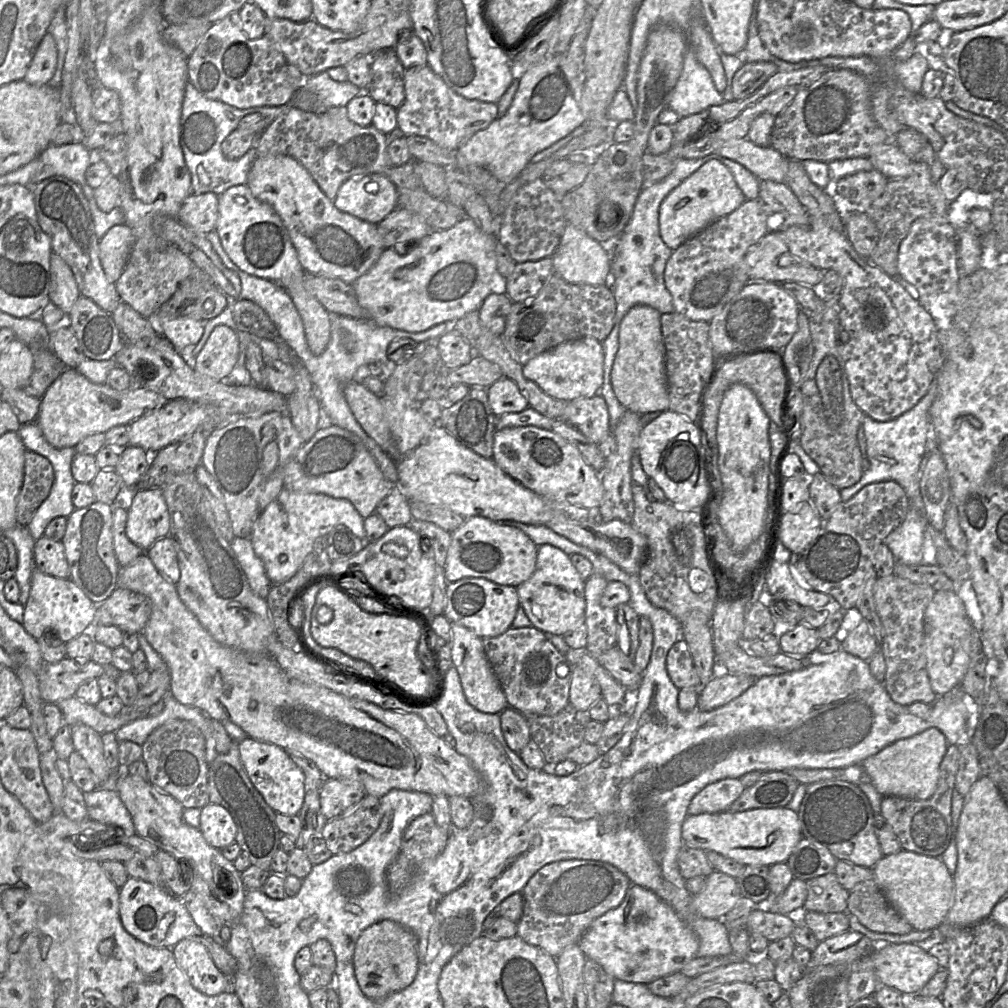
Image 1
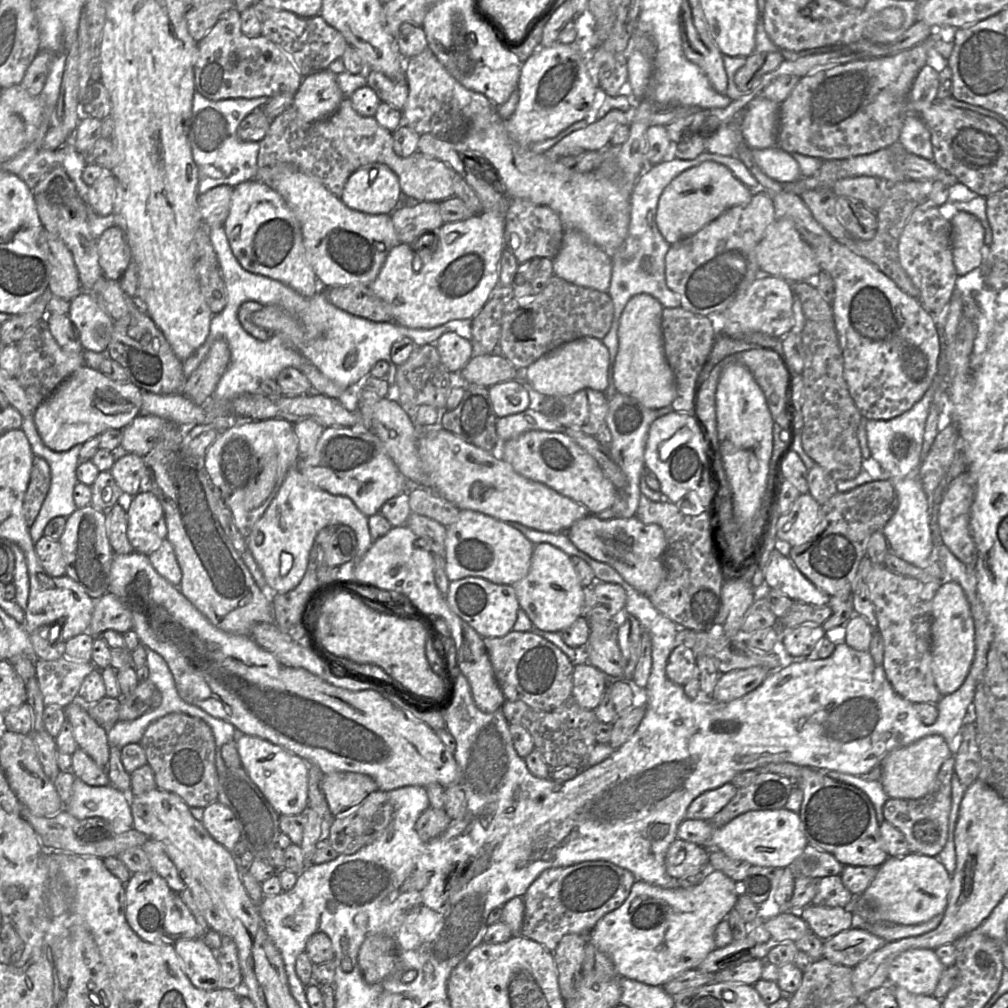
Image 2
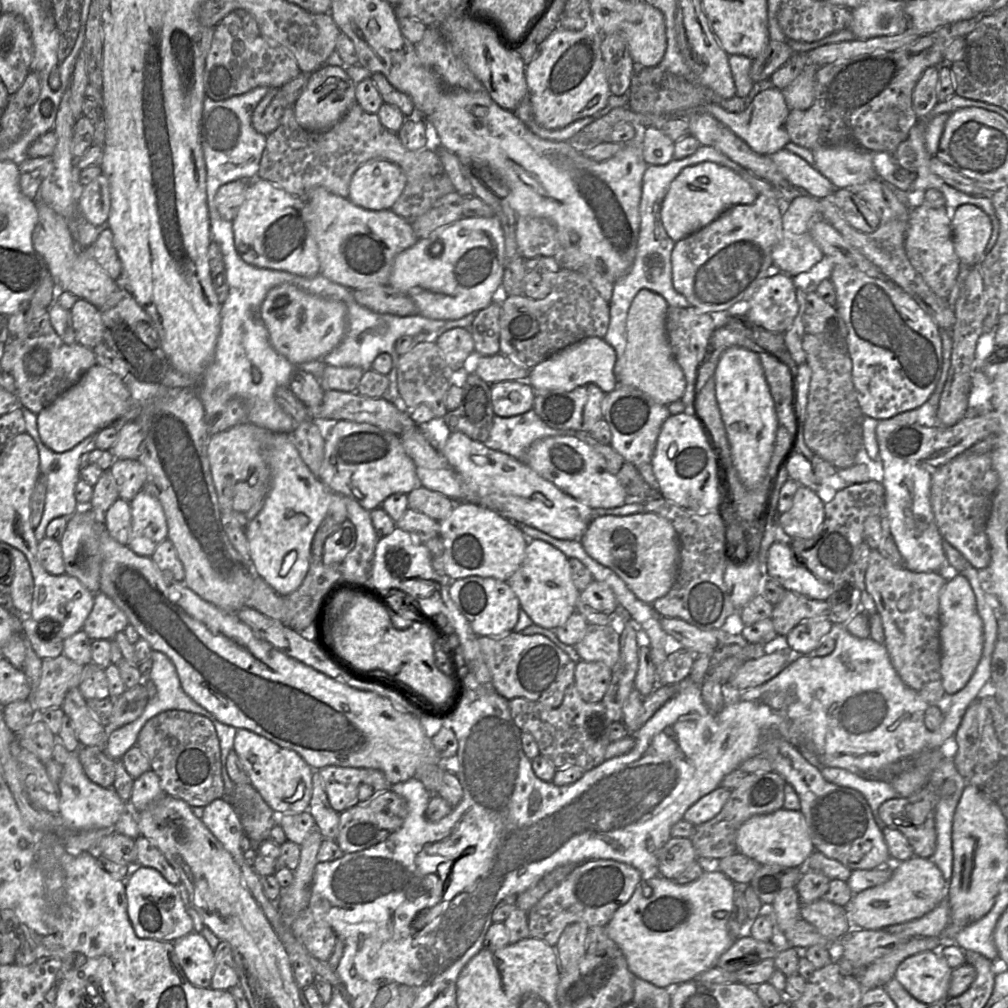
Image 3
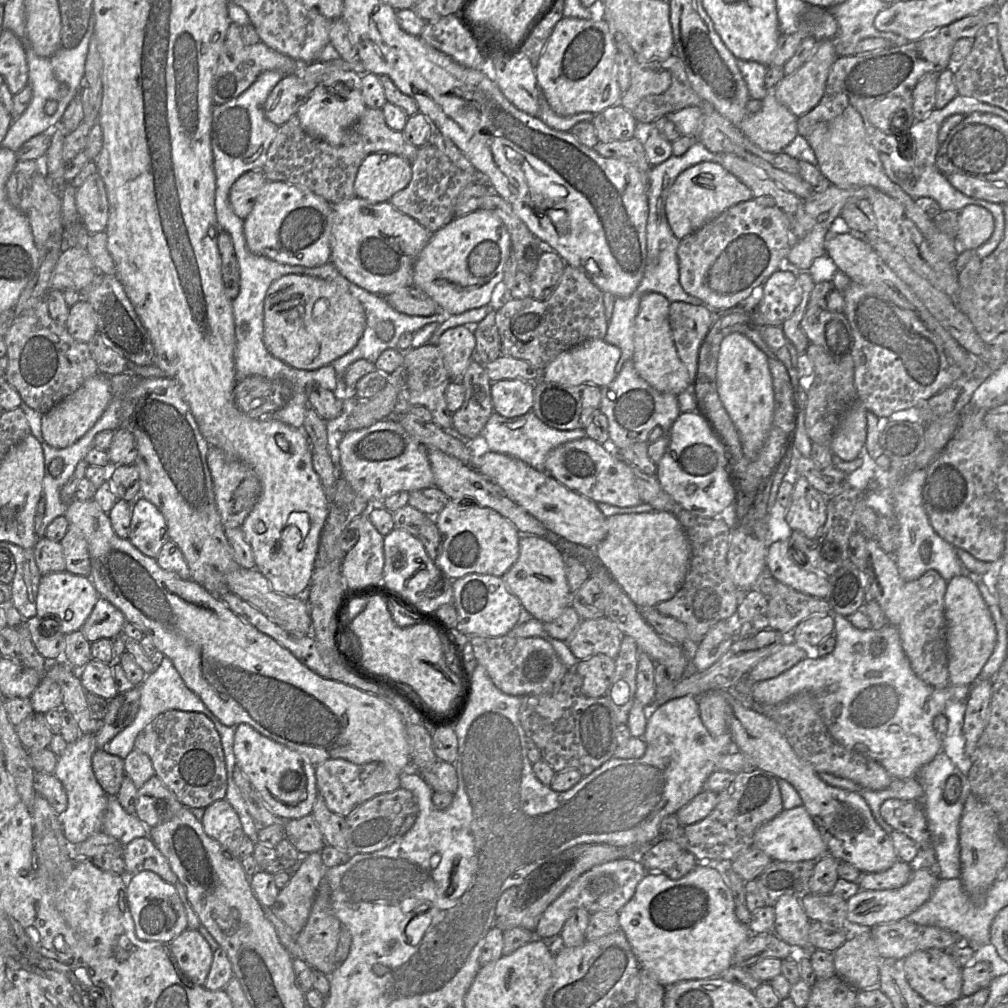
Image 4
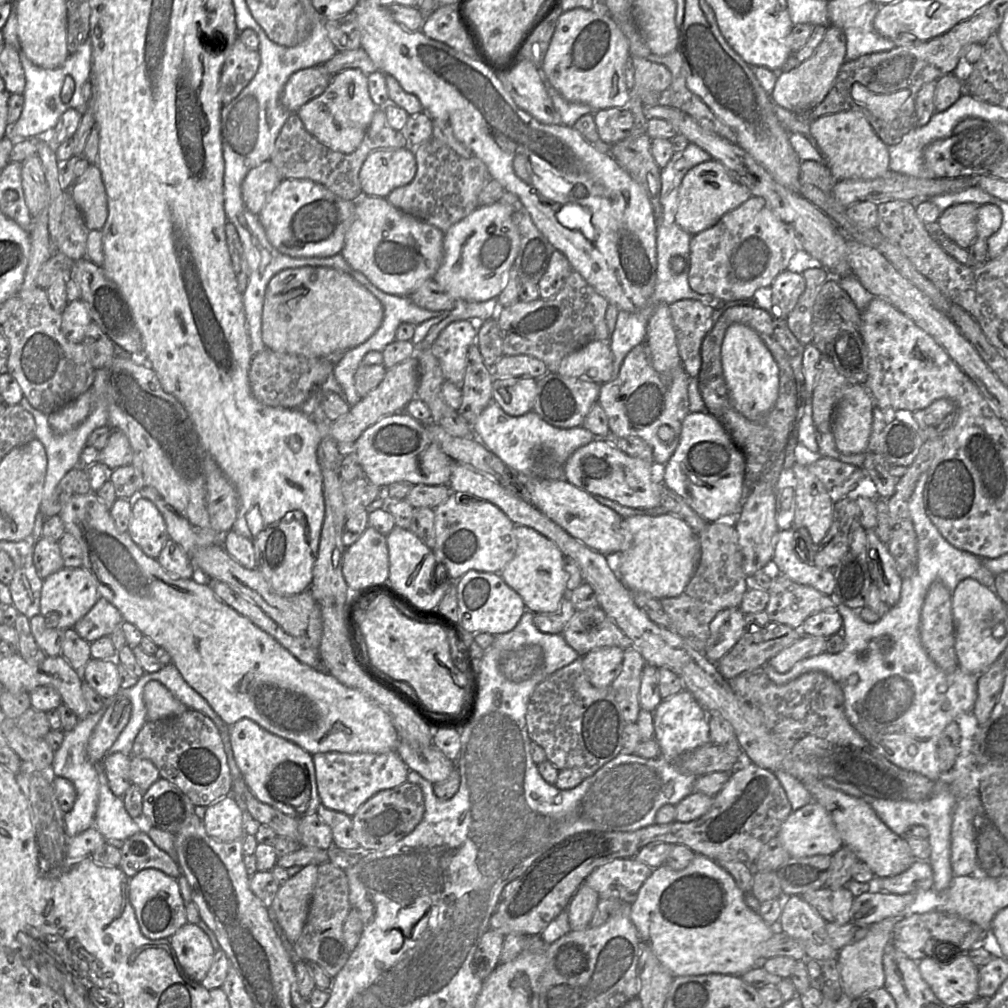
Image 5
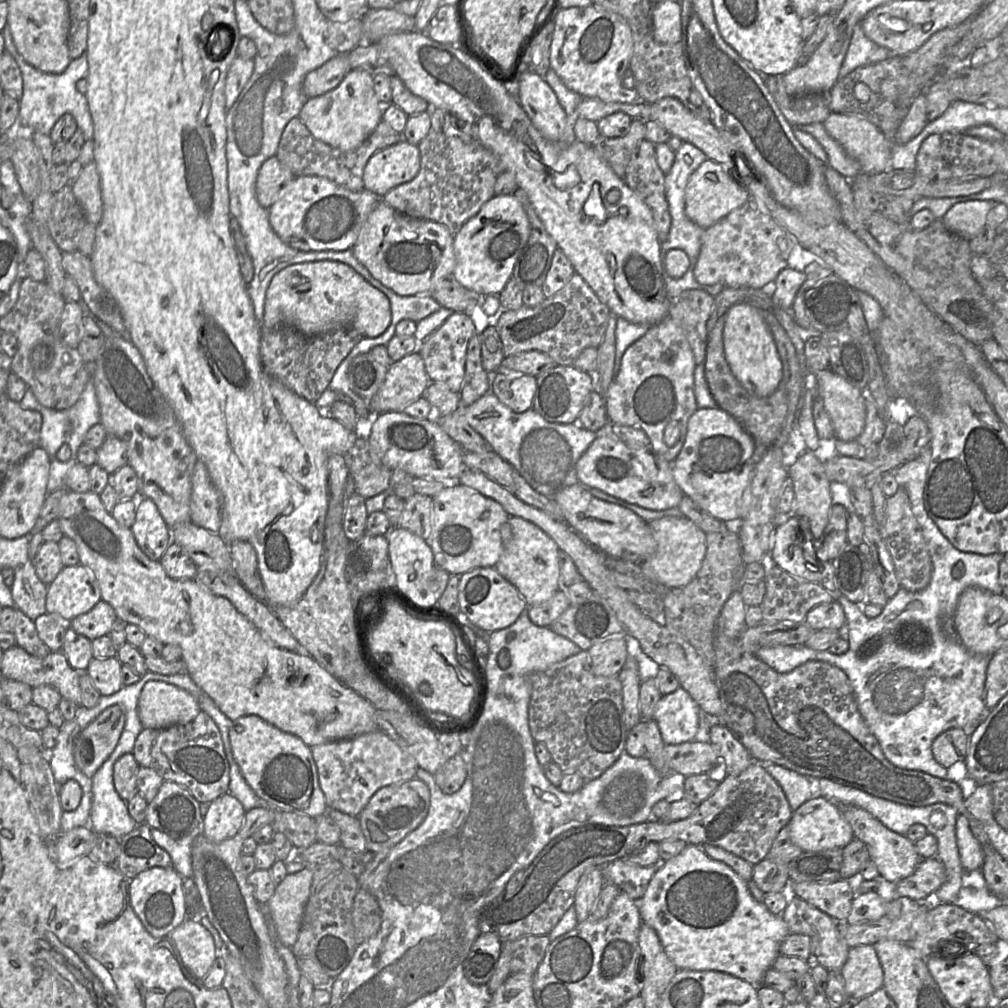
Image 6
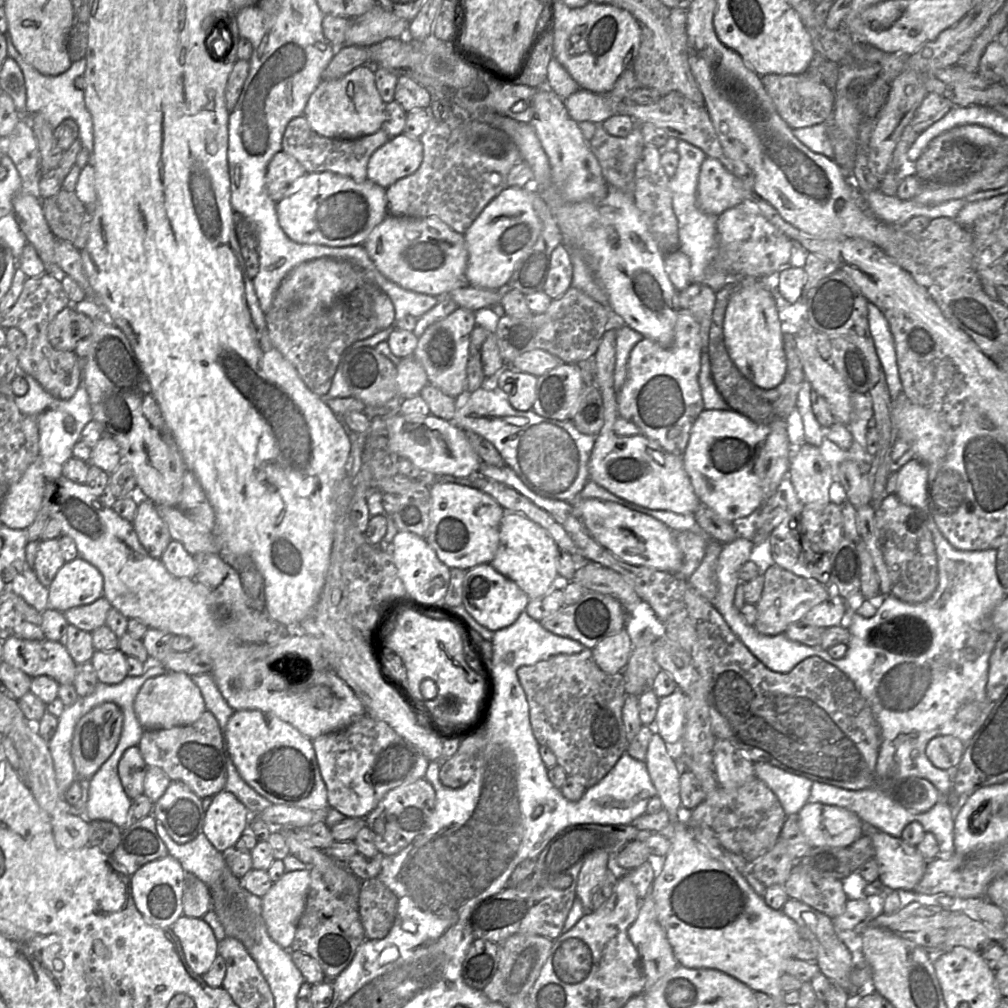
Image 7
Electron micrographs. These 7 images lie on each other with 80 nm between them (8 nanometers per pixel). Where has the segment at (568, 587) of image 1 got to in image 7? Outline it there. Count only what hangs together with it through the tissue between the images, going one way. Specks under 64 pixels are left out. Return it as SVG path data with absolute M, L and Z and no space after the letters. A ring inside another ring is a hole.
M505 512L500 526L499 547L490 564L497 572L514 581L533 600L558 585L558 550L554 539L540 525L521 514Z

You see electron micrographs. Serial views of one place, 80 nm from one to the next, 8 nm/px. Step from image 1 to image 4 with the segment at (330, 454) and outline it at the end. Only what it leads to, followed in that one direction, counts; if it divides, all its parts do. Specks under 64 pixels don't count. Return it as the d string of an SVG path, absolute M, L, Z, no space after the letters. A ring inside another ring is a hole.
M382 419L369 427L348 431L339 443L340 475L352 489L370 505L382 505L389 496L400 492L435 487L434 476L427 456L427 448L414 439L399 423Z

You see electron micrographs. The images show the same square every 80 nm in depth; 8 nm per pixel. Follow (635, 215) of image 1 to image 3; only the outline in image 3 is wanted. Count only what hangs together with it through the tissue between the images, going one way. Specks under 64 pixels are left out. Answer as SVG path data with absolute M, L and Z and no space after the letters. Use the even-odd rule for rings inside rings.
M700 145L694 154L683 158L682 160L677 160L674 158L664 165L648 166L643 175L642 194L639 205L641 221L636 256L631 268L614 282L612 297L609 303L610 321L608 331L603 338L605 342L609 344L616 352L617 359L614 366L616 379L623 367L623 355L627 343L626 321L628 311L634 297L640 290L647 289L661 295L669 306L680 308L691 306L686 298L678 293L673 286L671 254L676 242L674 242L668 236L662 224L661 206L671 183L680 174L680 172L686 167L702 162L714 162L731 169L737 174L742 173L742 171L747 171L726 155L718 152L713 146Z

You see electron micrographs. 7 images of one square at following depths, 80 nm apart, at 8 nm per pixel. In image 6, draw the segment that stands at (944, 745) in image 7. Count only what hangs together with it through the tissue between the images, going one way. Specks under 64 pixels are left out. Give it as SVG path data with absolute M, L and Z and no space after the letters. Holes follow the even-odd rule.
M952 728L936 737L932 743L935 760L948 769L957 761L965 760L969 736L961 728Z

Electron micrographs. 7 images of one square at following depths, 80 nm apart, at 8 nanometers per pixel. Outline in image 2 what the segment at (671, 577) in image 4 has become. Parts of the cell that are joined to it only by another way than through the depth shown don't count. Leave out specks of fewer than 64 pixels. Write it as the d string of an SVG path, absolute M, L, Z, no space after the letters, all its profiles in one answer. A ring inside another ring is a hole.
M588 515L576 521L565 533L578 550L613 567L628 584L646 596L654 592L665 578L663 554L666 539L657 524L644 524L636 516L601 520Z

